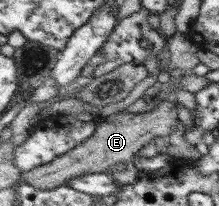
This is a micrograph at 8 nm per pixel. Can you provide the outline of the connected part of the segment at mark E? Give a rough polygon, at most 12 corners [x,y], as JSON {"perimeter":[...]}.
{"perimeter":[[178,106],[99,120],[84,143],[20,174],[37,189],[131,163],[178,124]]}

